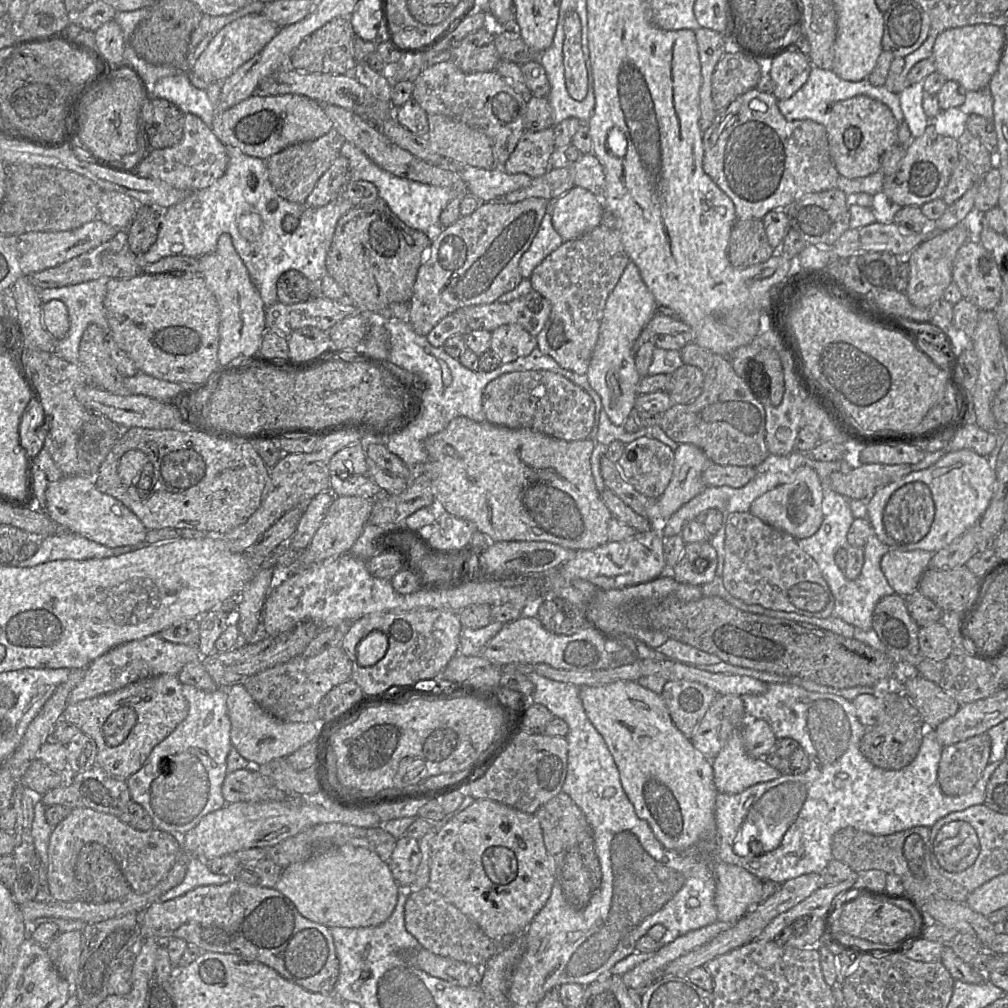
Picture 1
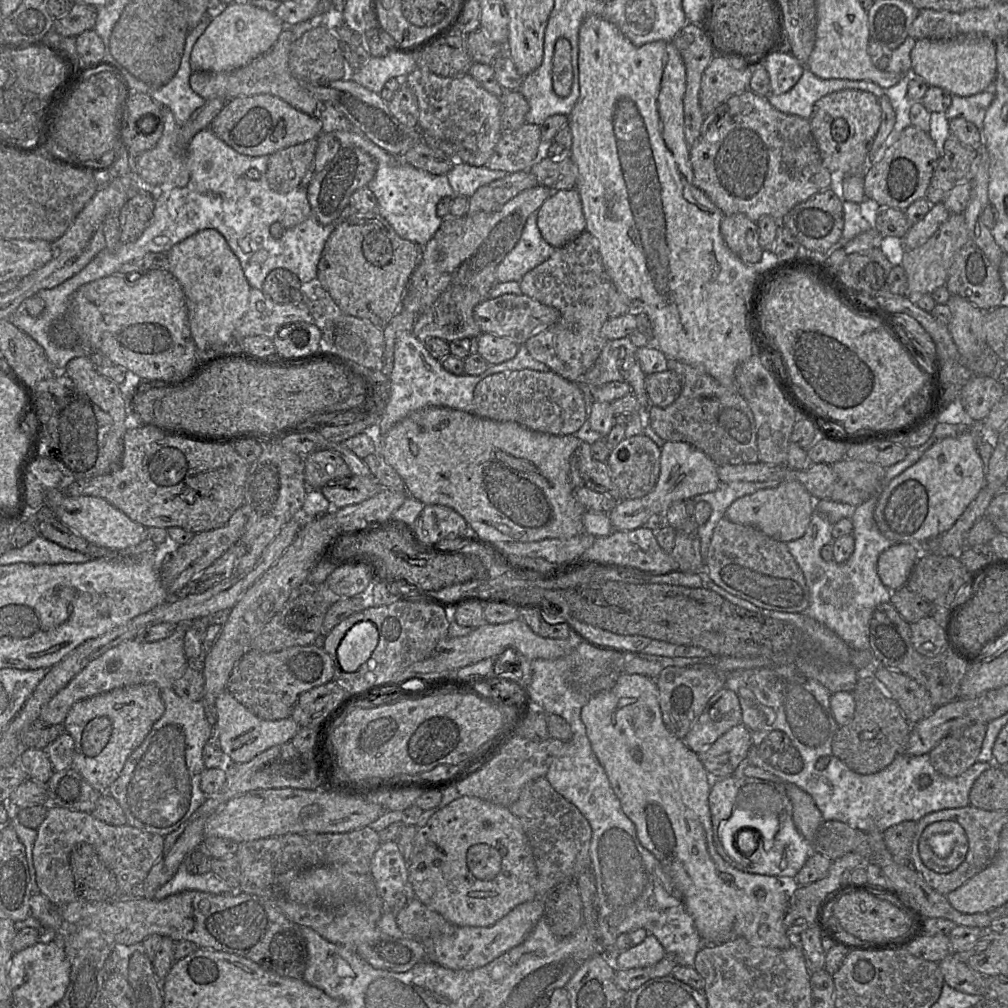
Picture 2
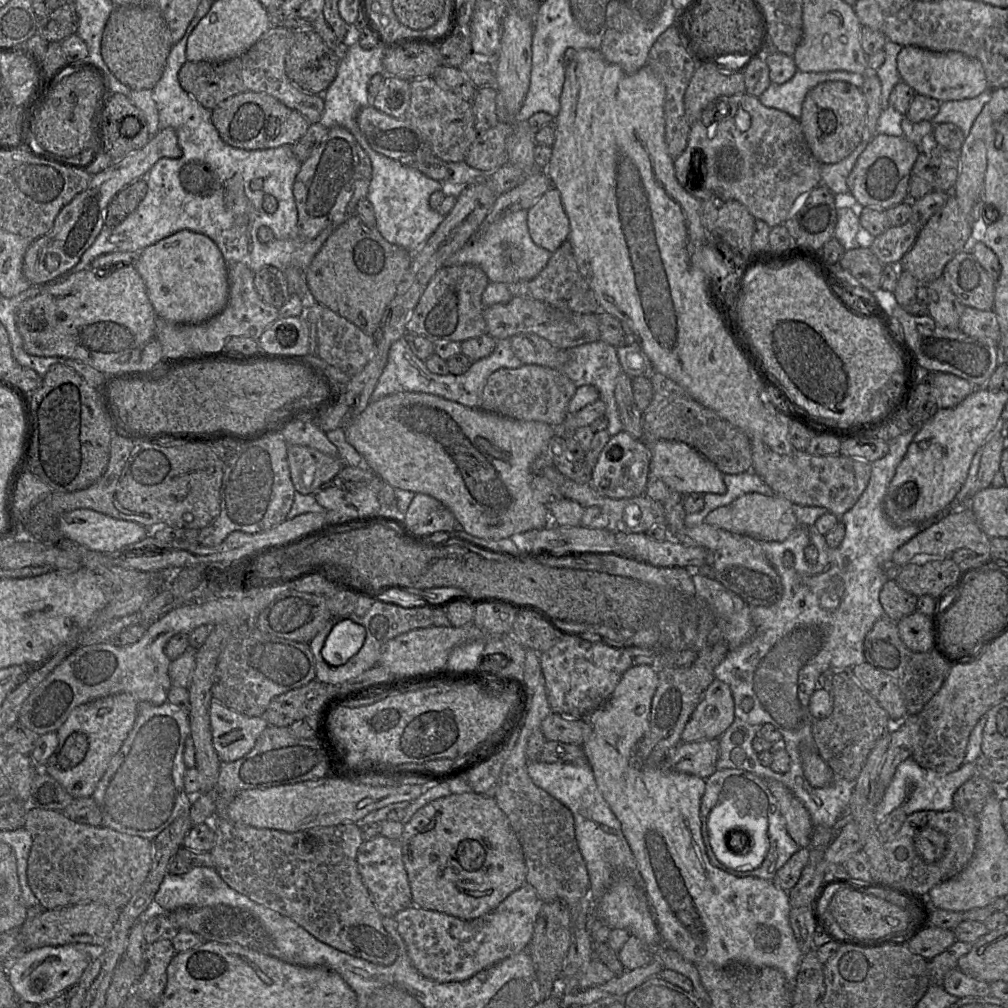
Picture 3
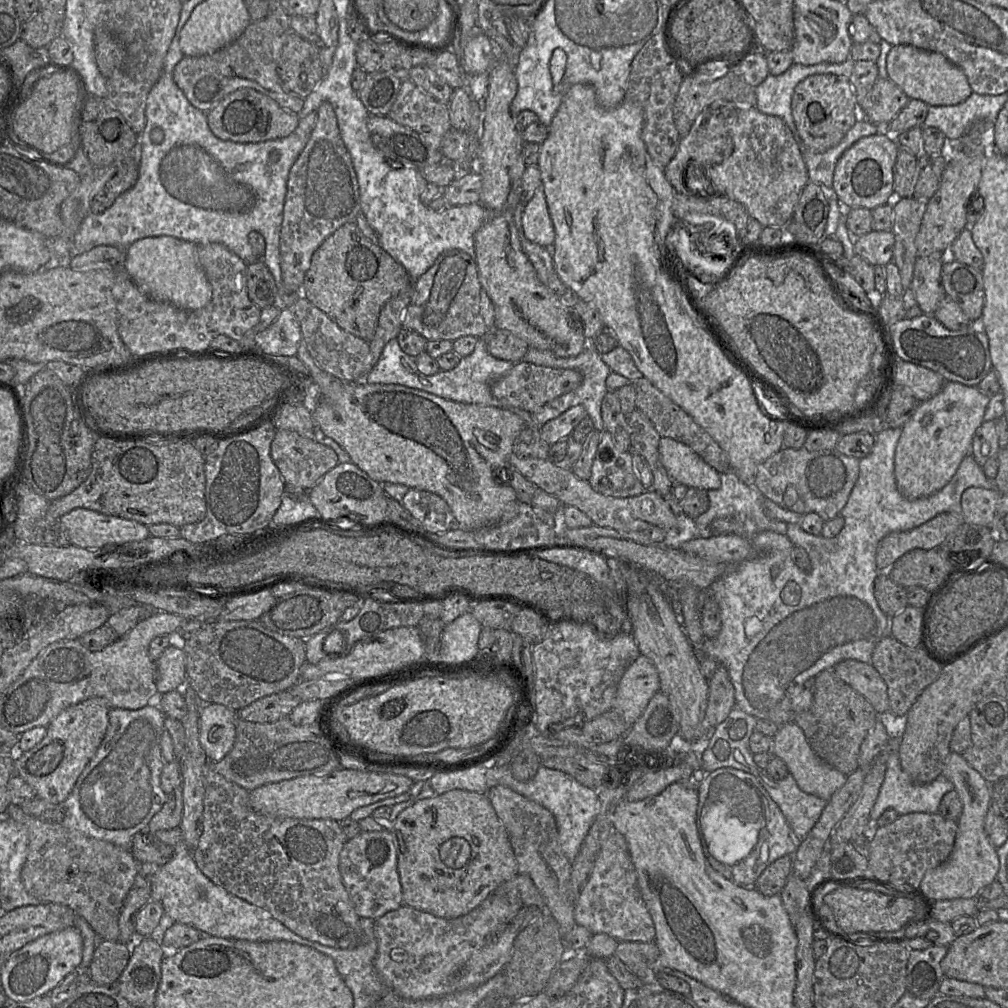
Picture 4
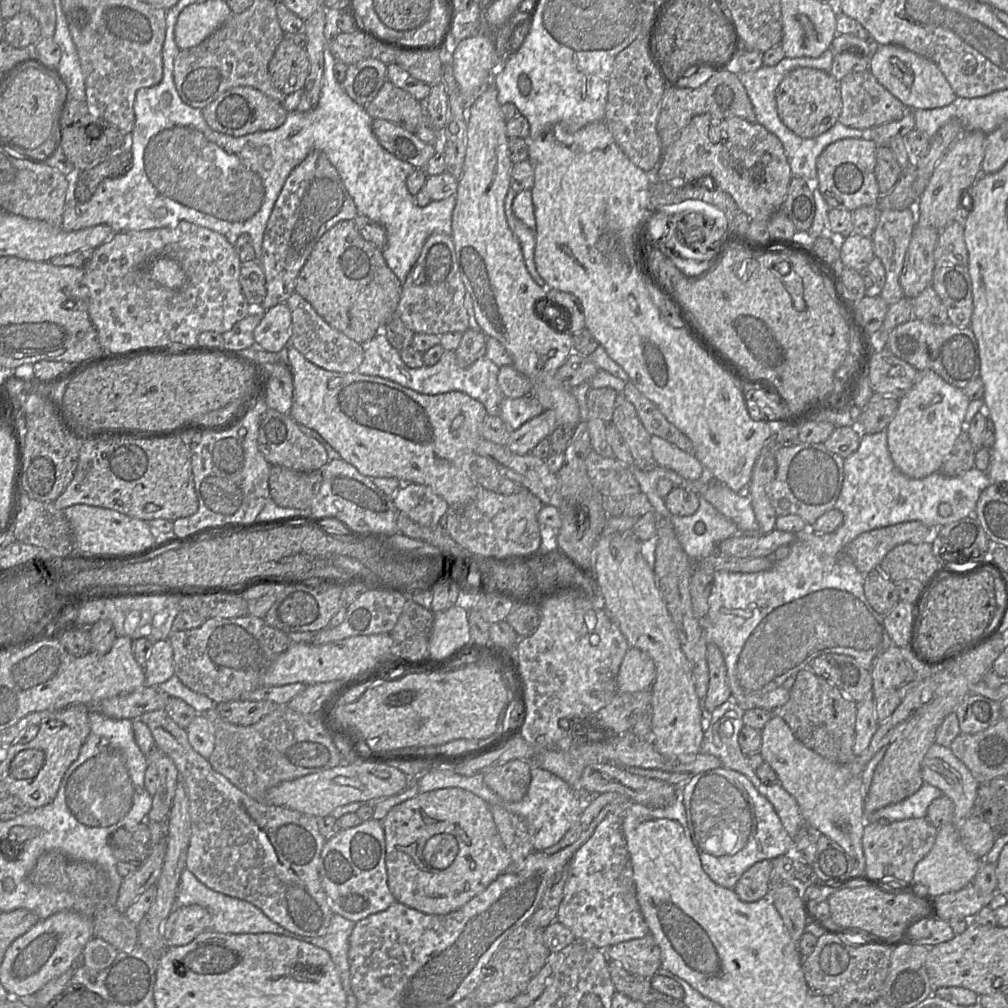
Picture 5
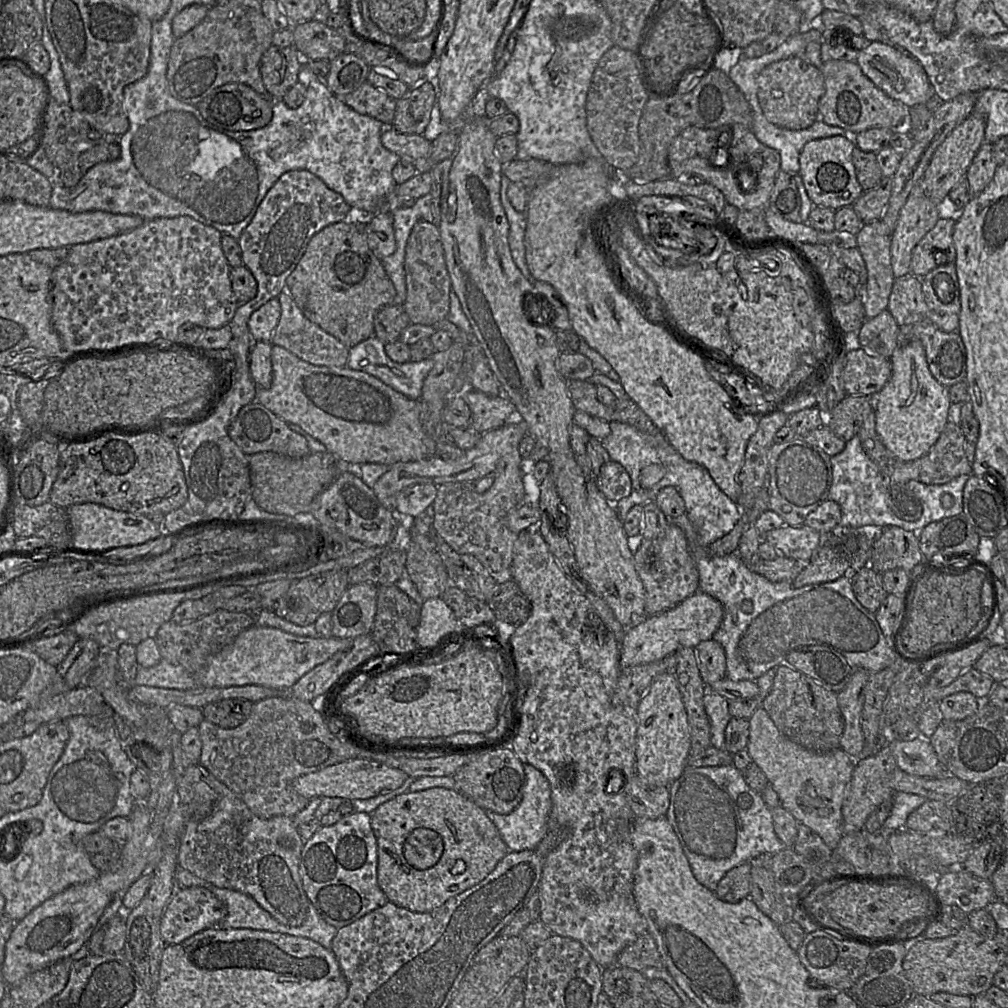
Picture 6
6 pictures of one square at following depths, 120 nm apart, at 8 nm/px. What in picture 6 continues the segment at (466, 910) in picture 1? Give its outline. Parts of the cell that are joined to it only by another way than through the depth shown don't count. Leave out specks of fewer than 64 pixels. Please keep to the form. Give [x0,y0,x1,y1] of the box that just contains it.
[371,787,509,912]

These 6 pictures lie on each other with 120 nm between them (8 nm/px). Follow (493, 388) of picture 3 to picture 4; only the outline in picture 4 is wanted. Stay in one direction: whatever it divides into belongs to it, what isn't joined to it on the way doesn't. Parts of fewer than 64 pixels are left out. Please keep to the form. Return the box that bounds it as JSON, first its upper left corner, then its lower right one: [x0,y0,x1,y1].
[491,361,582,414]

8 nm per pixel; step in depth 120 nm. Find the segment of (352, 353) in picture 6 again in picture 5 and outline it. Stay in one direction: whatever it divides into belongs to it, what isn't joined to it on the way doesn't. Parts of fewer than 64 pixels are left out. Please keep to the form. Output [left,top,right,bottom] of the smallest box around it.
[357,333,504,415]

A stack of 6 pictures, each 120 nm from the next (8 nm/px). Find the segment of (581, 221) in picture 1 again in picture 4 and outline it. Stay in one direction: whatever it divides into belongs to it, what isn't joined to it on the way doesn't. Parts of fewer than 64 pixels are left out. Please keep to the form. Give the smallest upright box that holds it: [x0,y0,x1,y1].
[521,187,555,248]

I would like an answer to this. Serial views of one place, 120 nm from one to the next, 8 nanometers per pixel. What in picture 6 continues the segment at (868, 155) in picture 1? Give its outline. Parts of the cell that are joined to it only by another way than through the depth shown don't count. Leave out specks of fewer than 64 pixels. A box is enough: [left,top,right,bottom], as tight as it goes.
[757,56,825,130]

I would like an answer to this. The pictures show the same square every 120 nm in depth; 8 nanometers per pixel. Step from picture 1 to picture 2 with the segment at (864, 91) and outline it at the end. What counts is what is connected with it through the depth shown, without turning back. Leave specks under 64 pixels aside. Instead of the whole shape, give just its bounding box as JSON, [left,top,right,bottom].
[767,68,885,119]

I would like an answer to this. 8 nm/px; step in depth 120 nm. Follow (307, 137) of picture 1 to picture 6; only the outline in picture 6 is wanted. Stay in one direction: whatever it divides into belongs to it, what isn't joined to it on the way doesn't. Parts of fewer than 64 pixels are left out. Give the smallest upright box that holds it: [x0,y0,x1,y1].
[197,83,273,131]

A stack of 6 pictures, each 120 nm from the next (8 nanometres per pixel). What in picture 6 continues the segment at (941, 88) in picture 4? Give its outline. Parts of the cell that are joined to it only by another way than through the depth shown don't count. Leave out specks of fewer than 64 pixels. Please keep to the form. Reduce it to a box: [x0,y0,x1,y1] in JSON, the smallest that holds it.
[856,42,936,108]

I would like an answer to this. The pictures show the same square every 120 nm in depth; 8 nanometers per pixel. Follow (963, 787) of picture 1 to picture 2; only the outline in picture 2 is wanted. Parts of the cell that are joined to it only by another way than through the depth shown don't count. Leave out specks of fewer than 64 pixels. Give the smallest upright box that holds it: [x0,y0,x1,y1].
[928,723,986,777]

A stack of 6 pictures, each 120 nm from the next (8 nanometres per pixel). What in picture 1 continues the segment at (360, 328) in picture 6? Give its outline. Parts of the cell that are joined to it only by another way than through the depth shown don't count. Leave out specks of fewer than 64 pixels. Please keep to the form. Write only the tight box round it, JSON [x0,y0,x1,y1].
[326,198,431,314]

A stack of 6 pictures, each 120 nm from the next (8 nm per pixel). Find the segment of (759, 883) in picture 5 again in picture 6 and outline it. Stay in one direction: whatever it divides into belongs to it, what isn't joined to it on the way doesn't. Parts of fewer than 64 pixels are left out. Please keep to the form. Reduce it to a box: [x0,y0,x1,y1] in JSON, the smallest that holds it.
[714,862,752,903]

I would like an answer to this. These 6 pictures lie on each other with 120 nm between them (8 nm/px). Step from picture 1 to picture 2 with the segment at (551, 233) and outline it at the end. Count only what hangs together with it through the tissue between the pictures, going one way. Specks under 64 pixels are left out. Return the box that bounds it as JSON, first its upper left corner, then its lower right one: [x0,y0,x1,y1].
[497,212,555,283]

